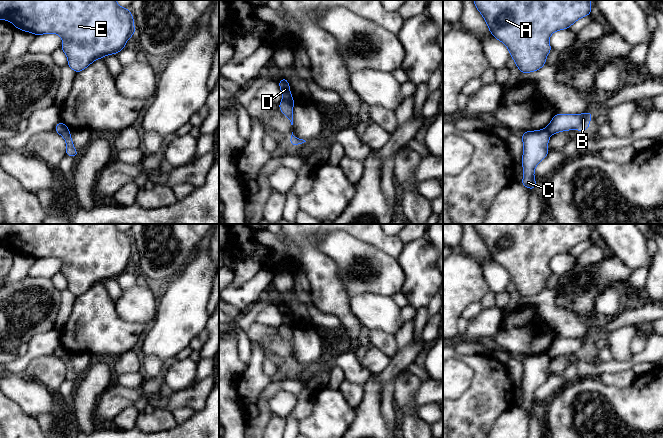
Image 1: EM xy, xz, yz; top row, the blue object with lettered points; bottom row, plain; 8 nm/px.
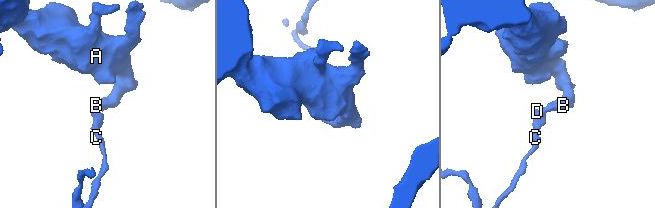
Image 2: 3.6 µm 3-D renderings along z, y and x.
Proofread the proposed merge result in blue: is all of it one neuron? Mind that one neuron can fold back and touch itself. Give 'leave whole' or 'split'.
split

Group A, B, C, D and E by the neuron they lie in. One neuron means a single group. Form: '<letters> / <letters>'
A B E / C D

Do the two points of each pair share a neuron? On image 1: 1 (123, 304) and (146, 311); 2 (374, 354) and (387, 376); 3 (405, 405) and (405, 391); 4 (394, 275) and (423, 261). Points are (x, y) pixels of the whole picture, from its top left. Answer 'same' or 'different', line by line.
1: same
2: different
3: same
4: different

